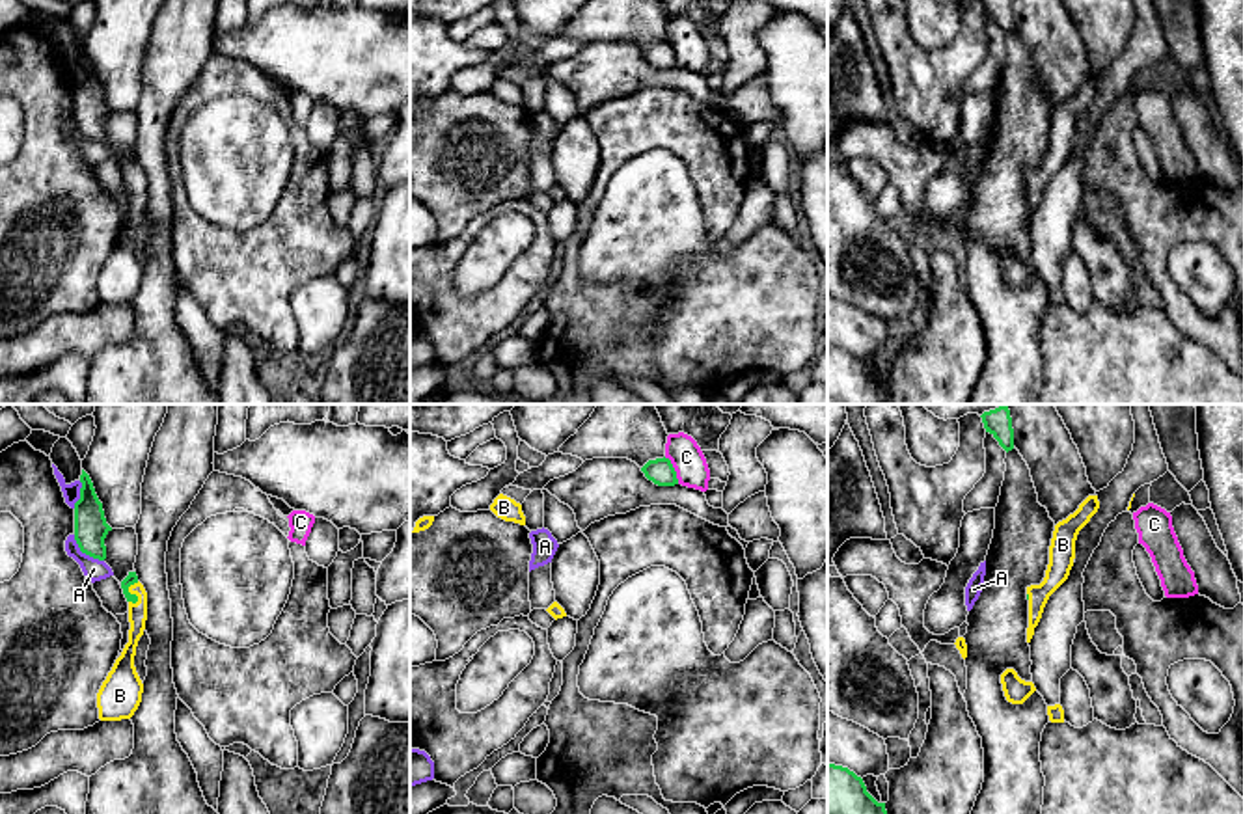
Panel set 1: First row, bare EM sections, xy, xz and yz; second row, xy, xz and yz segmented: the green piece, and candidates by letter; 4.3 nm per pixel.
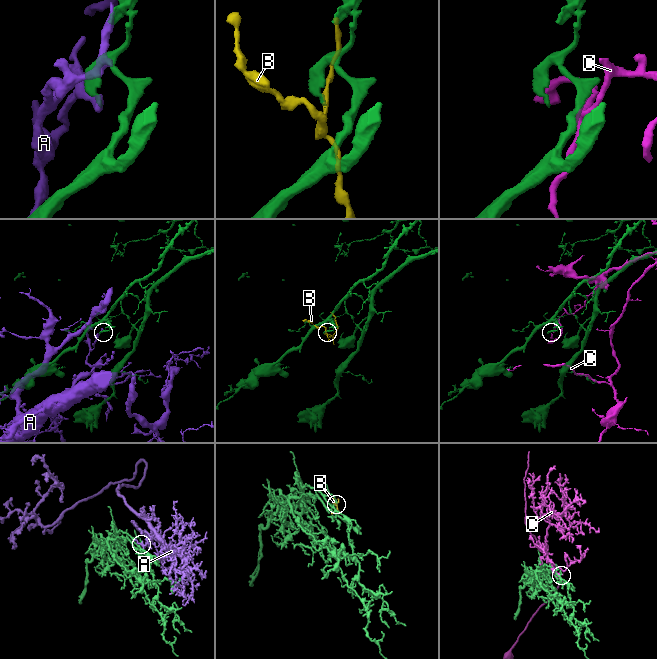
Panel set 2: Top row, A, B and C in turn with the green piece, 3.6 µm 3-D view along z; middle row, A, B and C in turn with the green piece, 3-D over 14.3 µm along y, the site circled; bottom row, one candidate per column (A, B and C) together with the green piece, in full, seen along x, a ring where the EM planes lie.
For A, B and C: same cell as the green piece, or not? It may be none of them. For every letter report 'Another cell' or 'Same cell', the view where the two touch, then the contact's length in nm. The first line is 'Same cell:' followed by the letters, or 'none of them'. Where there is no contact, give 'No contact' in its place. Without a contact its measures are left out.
Same cell: B
A: Another cell. Touches green in xy. Shared border 180 nm
B: Same cell. Touches green in xy. Shared border 110 nm
C: Another cell. Touches green in xz. Shared border 140 nm

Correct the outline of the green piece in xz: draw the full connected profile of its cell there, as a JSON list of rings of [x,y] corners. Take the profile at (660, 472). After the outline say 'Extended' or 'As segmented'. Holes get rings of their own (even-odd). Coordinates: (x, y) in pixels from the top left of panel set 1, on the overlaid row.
[[[656,458],[656,460],[649,460],[641,471],[645,473],[645,477],[649,481],[652,481],[654,484],[658,486],[675,486],[678,484],[678,479],[676,479],[676,471],[671,464],[669,458]]]. As segmented

